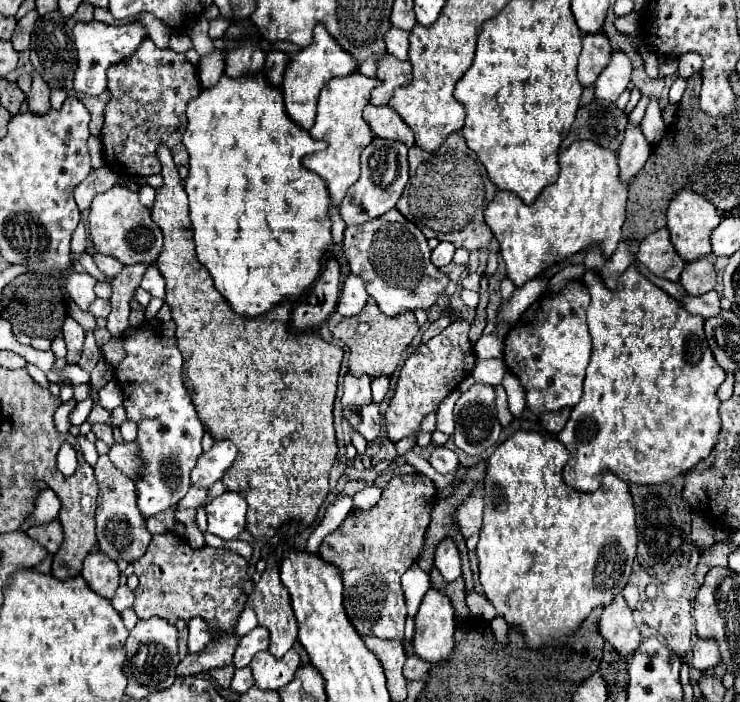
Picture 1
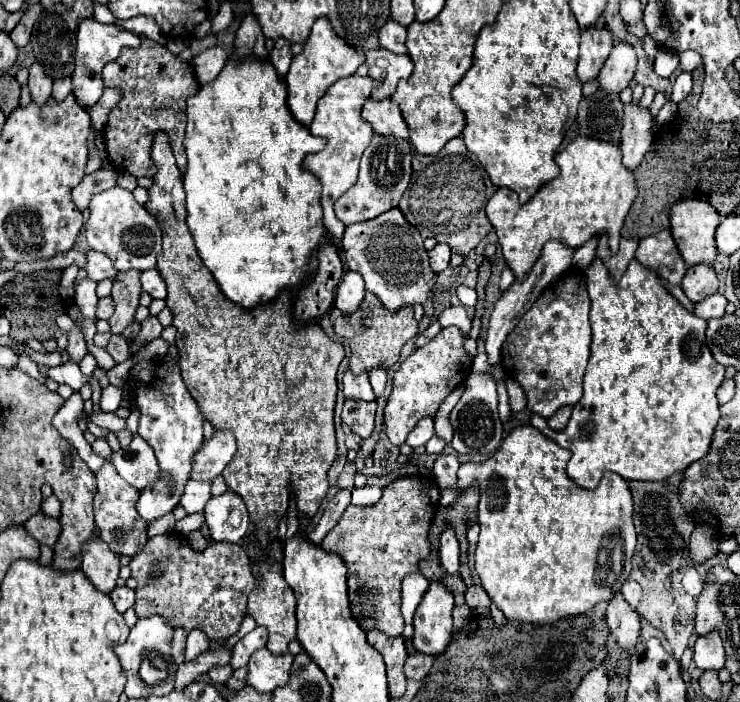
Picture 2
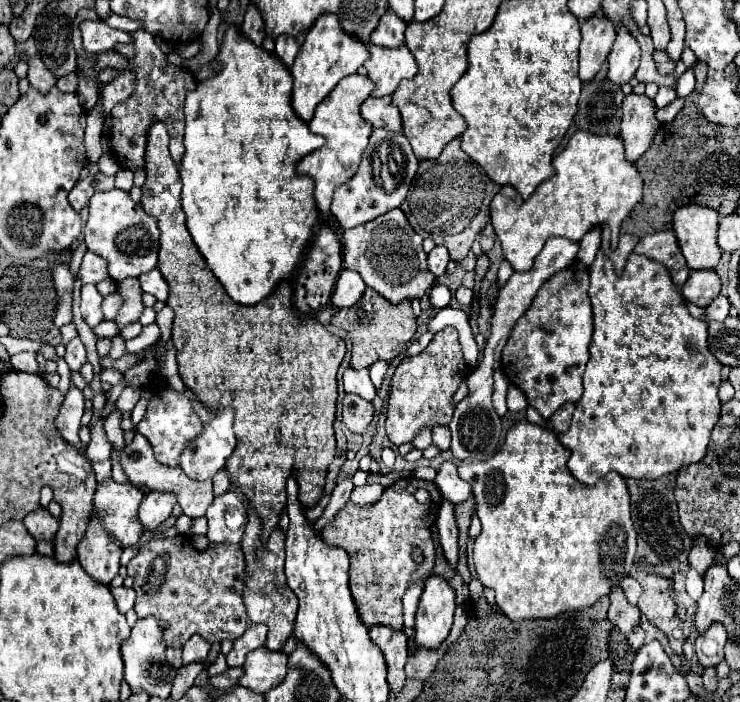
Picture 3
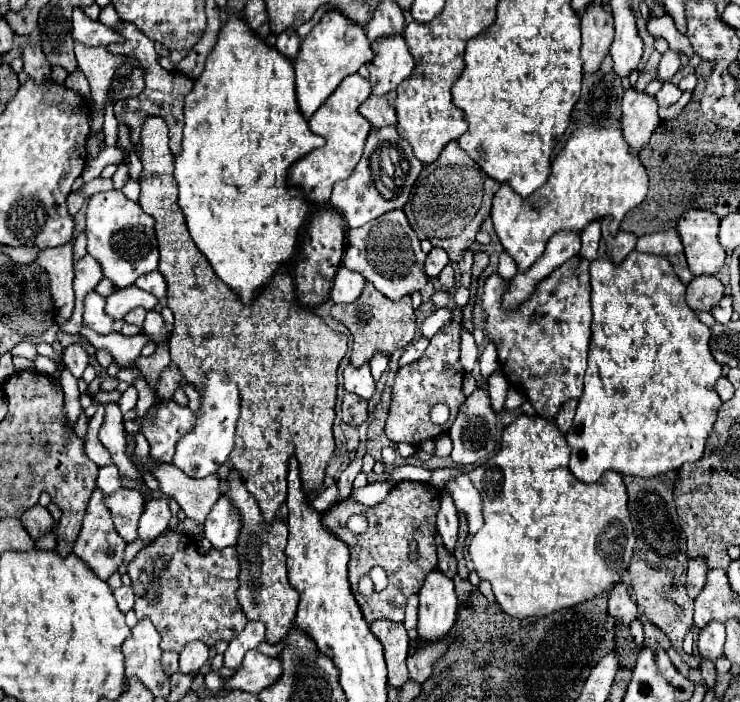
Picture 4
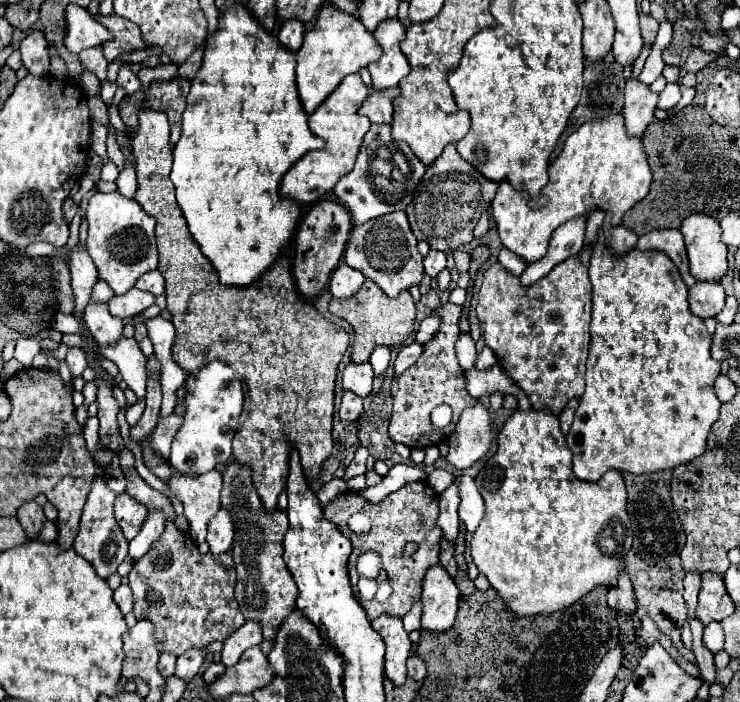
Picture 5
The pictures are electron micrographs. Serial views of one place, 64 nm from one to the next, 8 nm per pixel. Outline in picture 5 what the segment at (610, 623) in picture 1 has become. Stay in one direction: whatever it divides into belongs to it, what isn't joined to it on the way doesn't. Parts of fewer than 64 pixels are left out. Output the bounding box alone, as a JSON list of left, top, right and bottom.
[608,574,636,614]

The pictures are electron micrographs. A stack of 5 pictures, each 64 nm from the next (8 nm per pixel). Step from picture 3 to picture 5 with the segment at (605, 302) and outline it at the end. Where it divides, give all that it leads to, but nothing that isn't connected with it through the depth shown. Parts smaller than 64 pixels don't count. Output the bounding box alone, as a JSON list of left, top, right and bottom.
[566,230,720,482]

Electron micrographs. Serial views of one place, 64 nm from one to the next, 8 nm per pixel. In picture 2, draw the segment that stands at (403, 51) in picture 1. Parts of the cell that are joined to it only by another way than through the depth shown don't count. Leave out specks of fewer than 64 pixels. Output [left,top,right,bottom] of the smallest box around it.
[378,18,406,54]

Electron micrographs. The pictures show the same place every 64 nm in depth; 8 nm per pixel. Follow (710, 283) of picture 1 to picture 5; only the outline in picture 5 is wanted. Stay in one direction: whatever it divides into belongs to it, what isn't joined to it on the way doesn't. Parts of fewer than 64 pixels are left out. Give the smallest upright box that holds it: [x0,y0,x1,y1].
[688,284,724,320]

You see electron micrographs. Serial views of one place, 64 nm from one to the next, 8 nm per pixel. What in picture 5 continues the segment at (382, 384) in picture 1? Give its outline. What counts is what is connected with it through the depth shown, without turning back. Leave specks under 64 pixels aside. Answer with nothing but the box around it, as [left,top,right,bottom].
[368,346,390,376]

